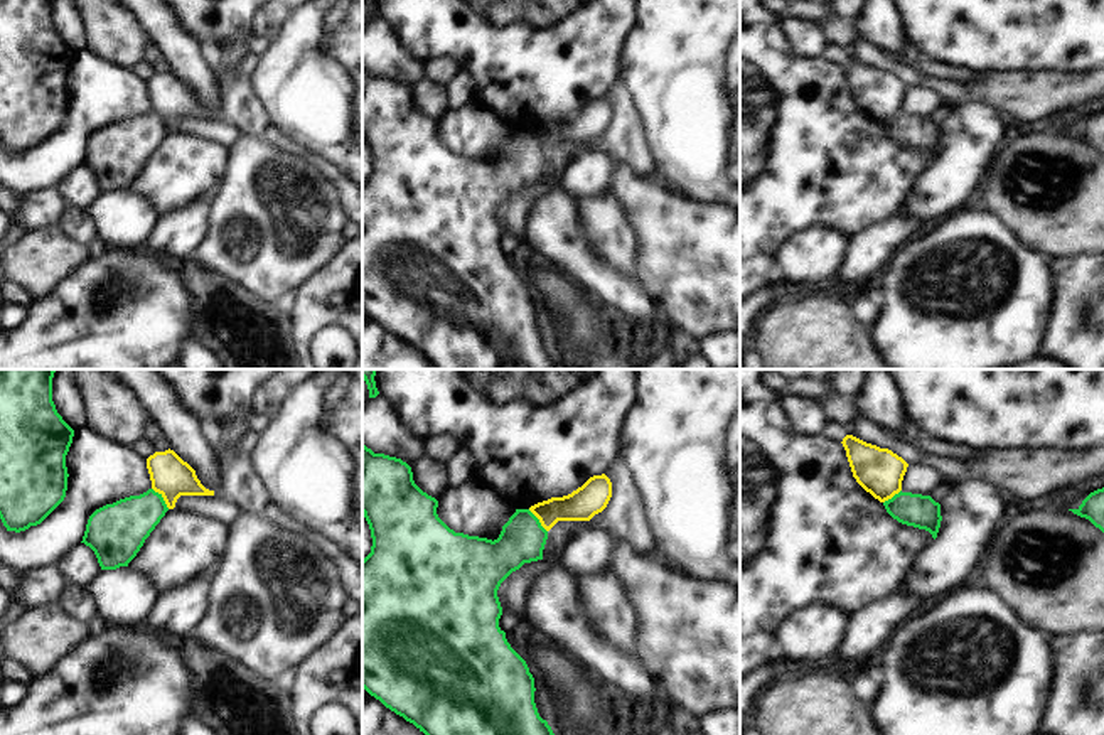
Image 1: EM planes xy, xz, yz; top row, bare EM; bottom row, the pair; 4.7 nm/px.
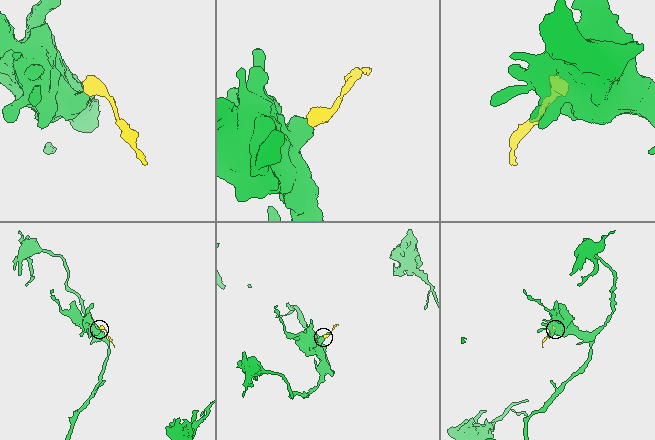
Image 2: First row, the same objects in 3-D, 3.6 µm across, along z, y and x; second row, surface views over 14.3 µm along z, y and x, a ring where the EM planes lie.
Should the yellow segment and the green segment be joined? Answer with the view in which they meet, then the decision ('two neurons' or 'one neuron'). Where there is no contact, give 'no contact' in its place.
xy | two neurons

